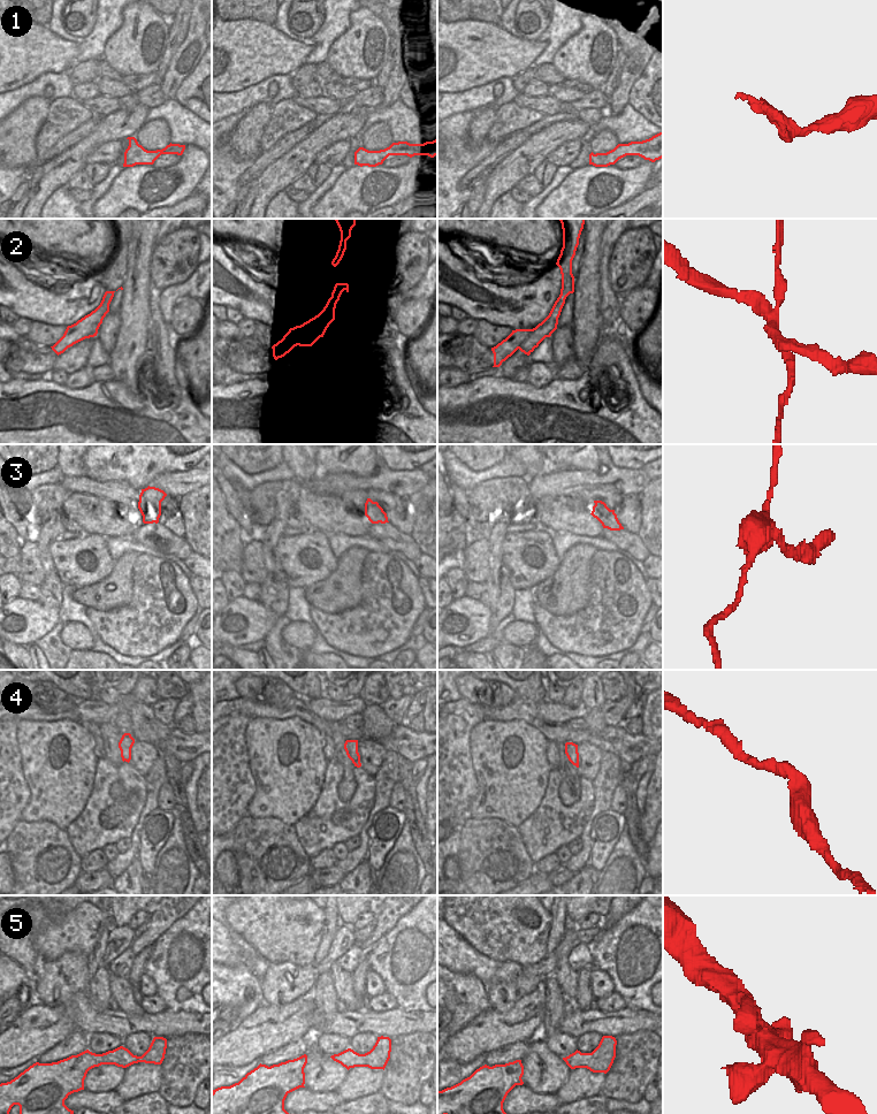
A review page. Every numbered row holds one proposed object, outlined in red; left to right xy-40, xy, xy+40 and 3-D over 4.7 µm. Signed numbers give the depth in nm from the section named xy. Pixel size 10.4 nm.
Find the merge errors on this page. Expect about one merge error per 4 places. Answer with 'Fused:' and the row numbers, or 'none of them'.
Fused: 2, 3

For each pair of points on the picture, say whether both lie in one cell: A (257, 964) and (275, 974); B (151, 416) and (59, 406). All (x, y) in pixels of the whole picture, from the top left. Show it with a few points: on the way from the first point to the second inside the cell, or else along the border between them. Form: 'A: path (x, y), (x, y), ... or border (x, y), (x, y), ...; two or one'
A: border (268, 963), (260, 978); two
B: path (128, 416), (82, 416); one

